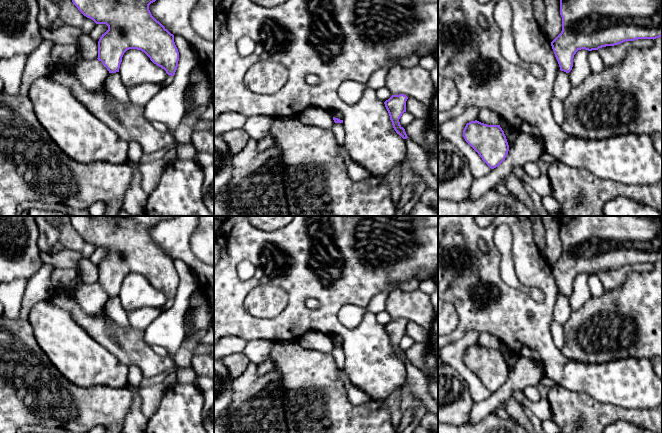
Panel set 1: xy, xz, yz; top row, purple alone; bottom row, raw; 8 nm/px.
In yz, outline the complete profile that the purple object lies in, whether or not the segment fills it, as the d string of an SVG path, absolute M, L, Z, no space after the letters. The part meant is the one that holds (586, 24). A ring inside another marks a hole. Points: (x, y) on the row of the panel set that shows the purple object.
M560 0L562 31L551 42L561 71L569 73L578 50L662 37L662 0Z

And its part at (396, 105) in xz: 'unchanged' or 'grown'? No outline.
unchanged

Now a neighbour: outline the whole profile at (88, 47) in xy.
M82 34L77 47L83 59L94 60L98 58L98 42L95 42L90 34Z

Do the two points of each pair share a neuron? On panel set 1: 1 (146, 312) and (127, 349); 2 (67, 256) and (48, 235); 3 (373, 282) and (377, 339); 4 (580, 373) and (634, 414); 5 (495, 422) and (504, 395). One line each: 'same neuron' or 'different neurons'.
1: different neurons
2: different neurons
3: same neuron
4: different neurons
5: different neurons

